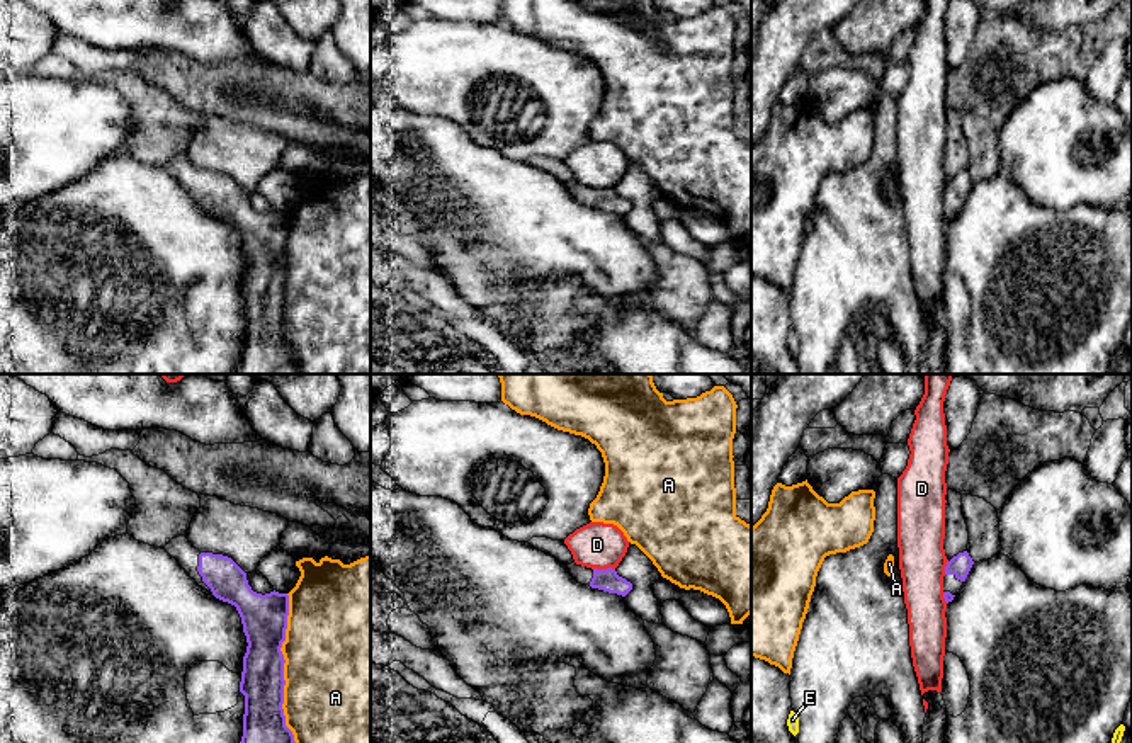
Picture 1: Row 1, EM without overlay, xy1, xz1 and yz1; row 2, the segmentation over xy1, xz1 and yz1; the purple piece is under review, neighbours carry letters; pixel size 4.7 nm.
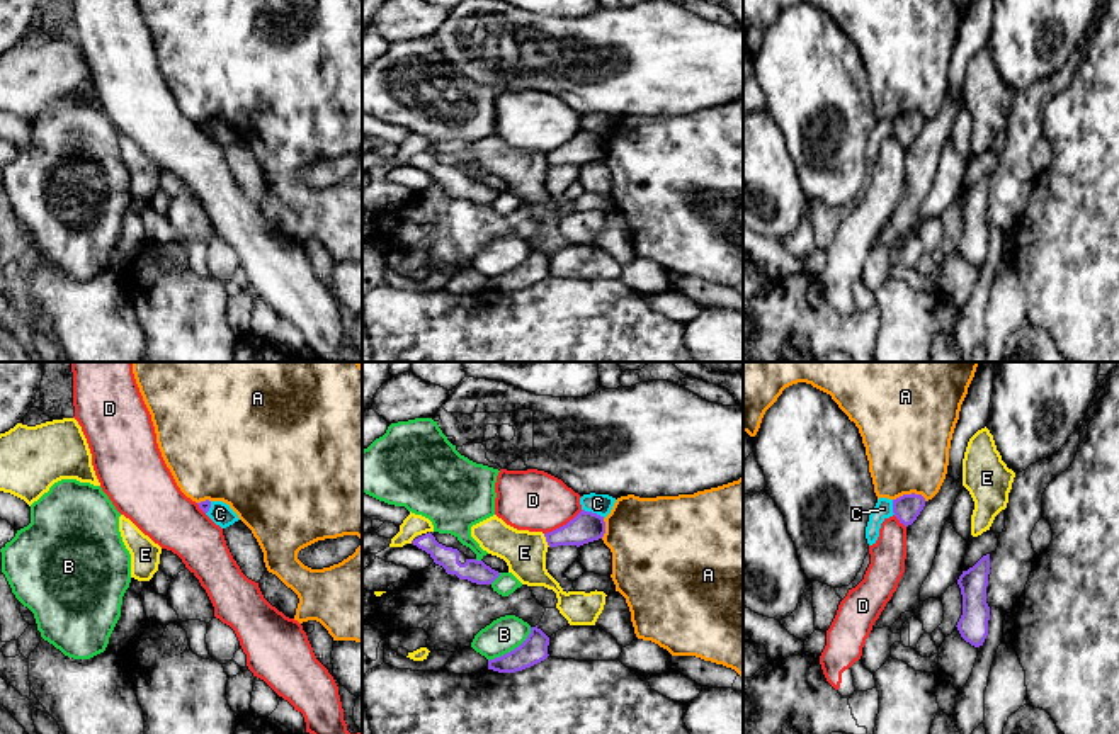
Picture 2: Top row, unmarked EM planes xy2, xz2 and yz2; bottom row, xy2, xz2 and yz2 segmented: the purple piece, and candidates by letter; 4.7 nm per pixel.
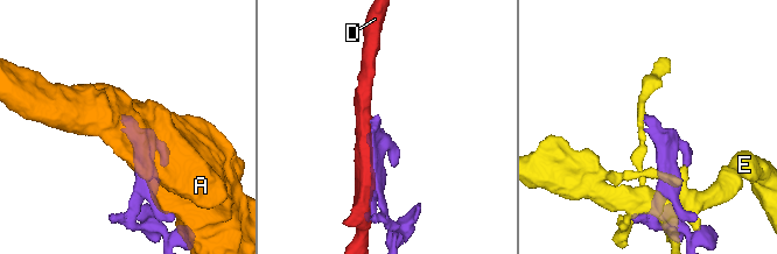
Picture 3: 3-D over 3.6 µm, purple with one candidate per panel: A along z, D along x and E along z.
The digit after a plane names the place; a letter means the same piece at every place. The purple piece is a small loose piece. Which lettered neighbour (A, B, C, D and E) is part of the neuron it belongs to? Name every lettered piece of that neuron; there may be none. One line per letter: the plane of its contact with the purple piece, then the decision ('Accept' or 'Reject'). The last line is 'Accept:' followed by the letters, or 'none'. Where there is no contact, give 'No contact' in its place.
A: Touches purple in xy1. Reject
B: Touches purple in xz2. Reject
C: Touches purple in xz2. Reject
D: Touches purple in xz2. Reject
E: Touches purple in xz2. Reject
Accept: none

